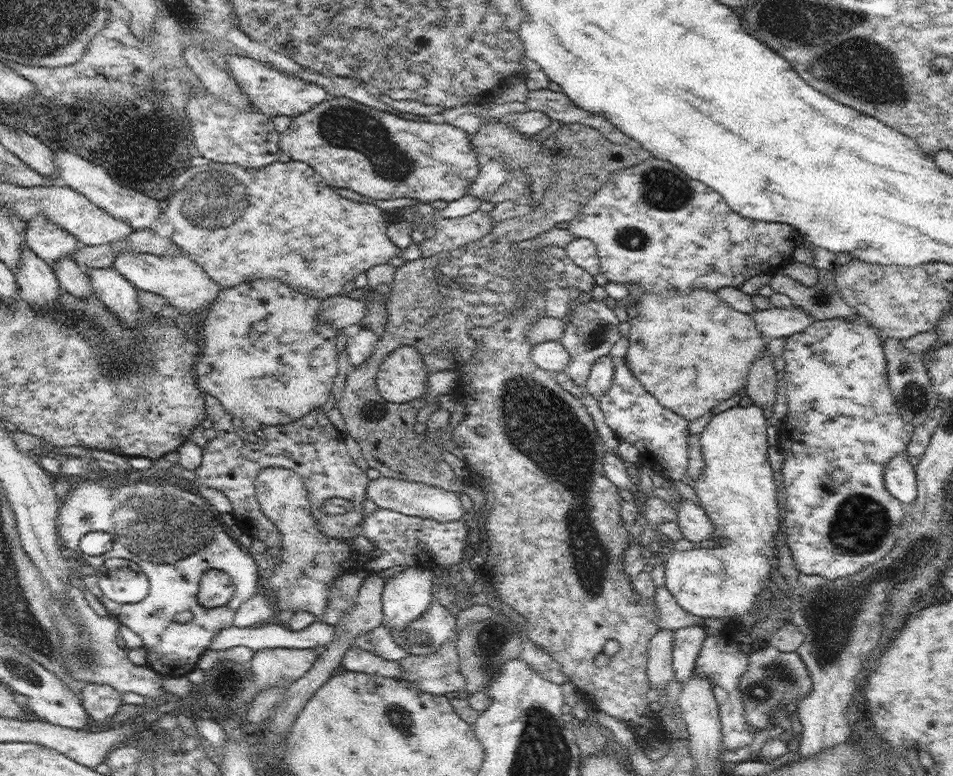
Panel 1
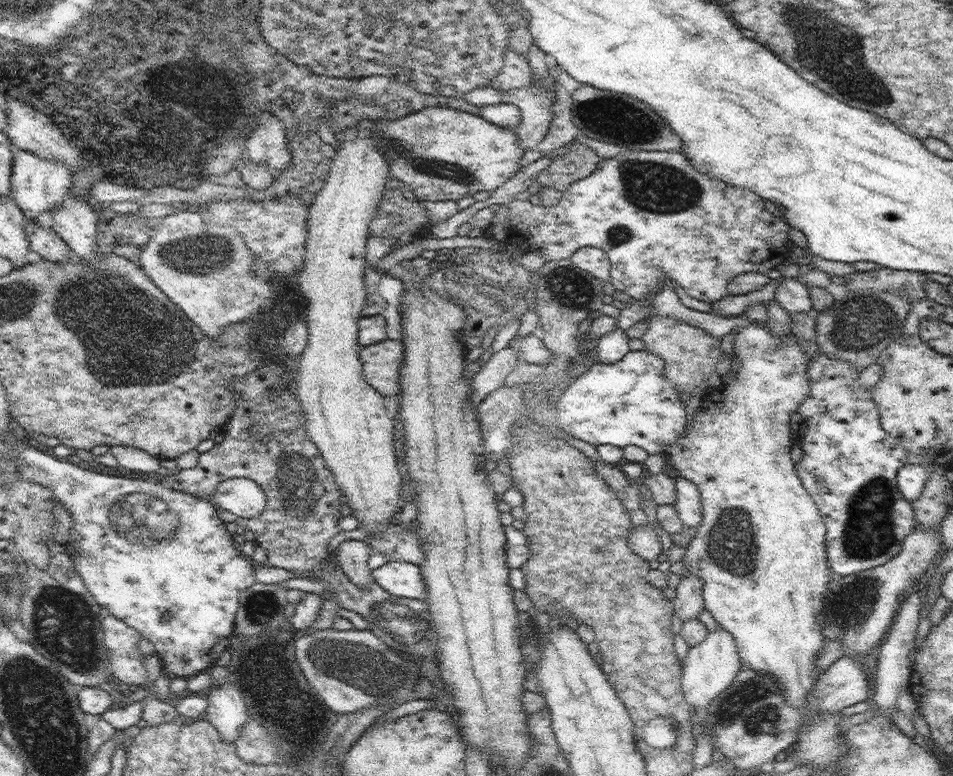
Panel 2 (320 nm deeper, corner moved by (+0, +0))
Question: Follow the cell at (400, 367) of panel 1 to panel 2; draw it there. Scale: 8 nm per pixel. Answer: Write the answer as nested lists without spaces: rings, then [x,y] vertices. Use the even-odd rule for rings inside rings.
[[[391,339],[360,347],[359,357],[366,382],[389,401],[400,392],[400,369],[405,358],[404,342]]]

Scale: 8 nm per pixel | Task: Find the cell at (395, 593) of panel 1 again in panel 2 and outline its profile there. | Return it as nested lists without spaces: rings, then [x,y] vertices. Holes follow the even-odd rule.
[[[388,561],[371,571],[374,581],[390,595],[426,601],[426,585],[421,568],[414,563]]]

